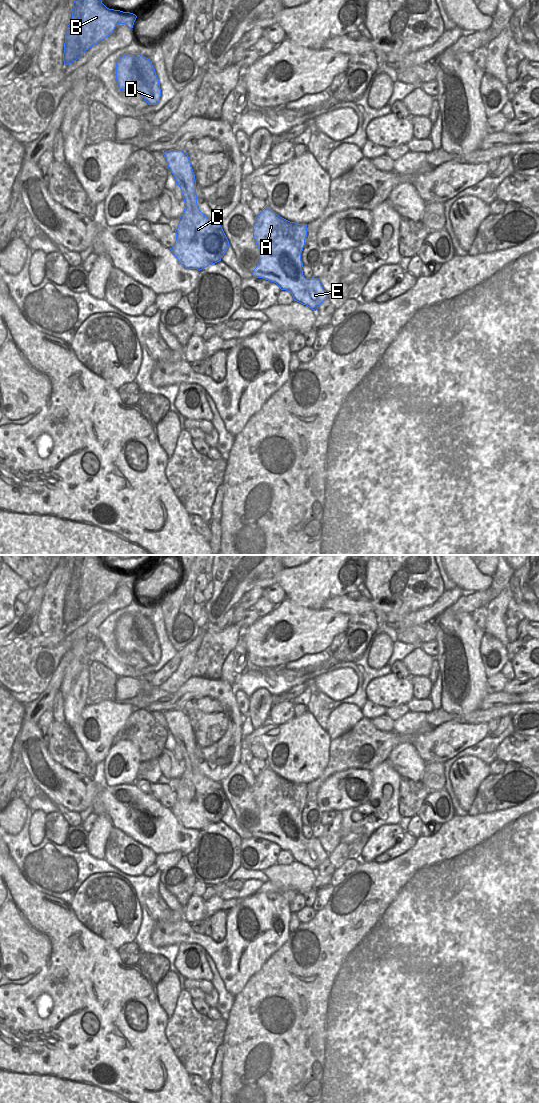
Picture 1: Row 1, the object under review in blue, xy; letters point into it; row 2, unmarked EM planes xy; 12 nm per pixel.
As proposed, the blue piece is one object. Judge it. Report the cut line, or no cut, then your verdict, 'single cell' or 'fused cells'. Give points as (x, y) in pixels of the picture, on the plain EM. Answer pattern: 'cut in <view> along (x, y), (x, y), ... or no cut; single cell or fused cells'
cut in xy along (196, 763), (192, 765), (191, 769), (187, 769); fused cells

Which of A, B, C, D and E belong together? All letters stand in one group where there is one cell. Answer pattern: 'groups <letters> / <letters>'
groups A B D E / C

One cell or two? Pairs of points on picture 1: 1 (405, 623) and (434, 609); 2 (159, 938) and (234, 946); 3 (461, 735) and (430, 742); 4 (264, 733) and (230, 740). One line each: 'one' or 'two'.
1: one
2: one
3: one
4: two

